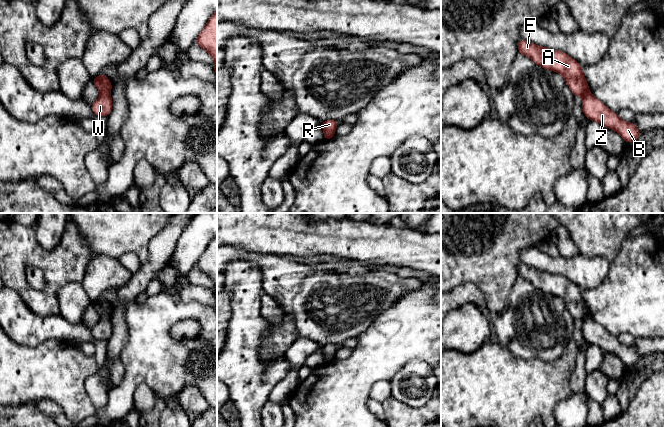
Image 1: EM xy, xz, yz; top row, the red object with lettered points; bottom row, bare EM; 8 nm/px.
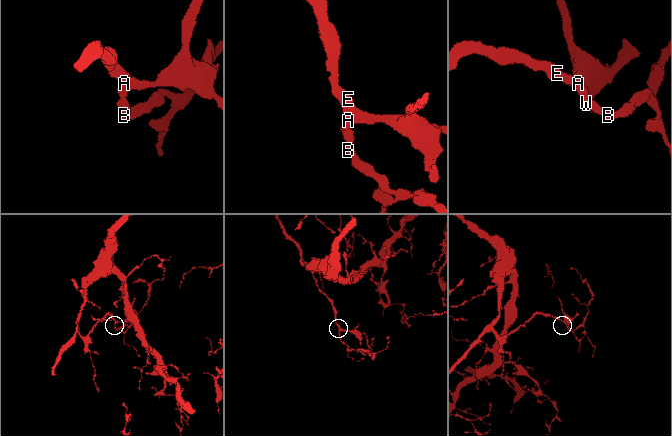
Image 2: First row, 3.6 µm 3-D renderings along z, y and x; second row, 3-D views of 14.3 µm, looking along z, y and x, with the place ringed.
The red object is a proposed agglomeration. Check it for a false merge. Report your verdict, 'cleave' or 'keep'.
cleave

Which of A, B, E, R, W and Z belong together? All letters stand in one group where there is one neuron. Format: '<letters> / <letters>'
A E R / B W Z

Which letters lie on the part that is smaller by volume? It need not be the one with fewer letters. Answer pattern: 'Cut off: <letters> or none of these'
Cut off: B, W, Z

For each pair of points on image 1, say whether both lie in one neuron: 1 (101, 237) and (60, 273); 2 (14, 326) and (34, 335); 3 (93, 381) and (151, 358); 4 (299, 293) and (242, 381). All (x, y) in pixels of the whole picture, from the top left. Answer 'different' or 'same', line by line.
1: different
2: same
3: different
4: different

